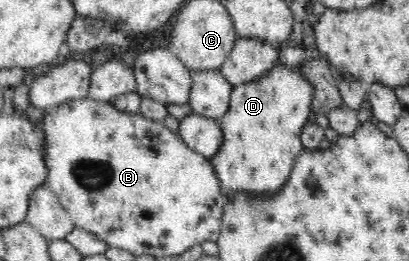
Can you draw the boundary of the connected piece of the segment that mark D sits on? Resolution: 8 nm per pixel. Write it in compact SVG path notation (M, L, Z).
M277 64L259 80L243 82L232 88L229 108L217 120L223 134L222 147L209 159L213 165L215 177L221 185L222 196L229 198L231 194L241 192L241 194L252 194L253 197L269 197L286 186L295 162L304 150L301 134L303 127L308 124L312 94L312 84L302 78L300 67L289 68L284 64Z

